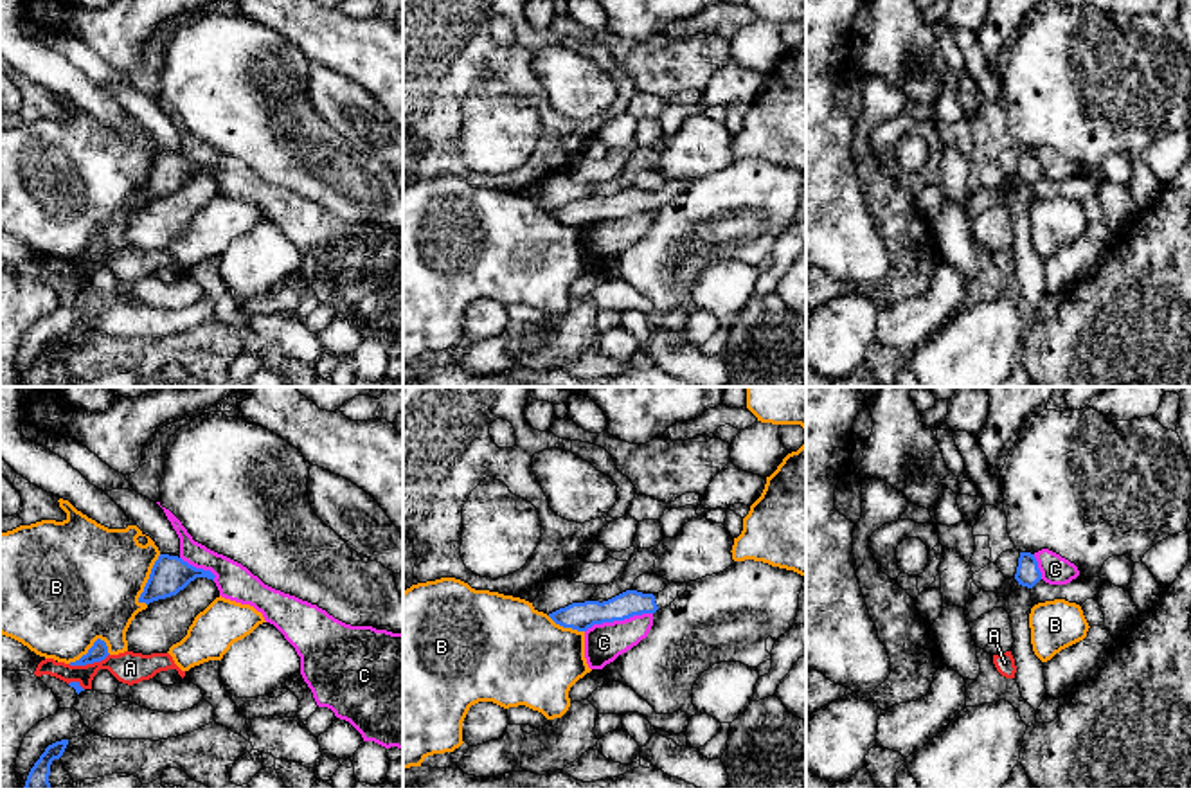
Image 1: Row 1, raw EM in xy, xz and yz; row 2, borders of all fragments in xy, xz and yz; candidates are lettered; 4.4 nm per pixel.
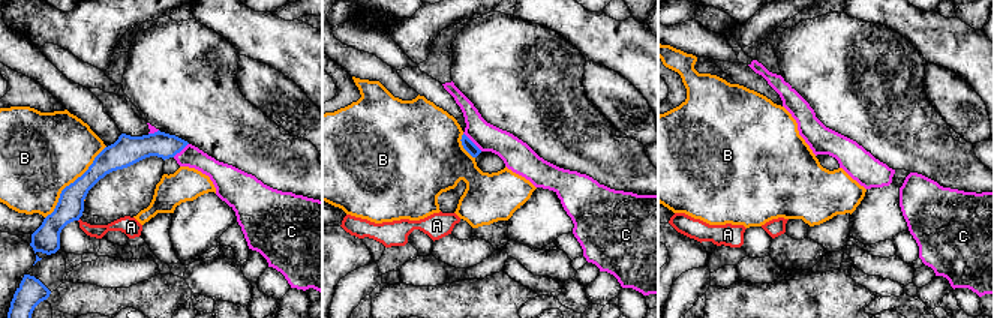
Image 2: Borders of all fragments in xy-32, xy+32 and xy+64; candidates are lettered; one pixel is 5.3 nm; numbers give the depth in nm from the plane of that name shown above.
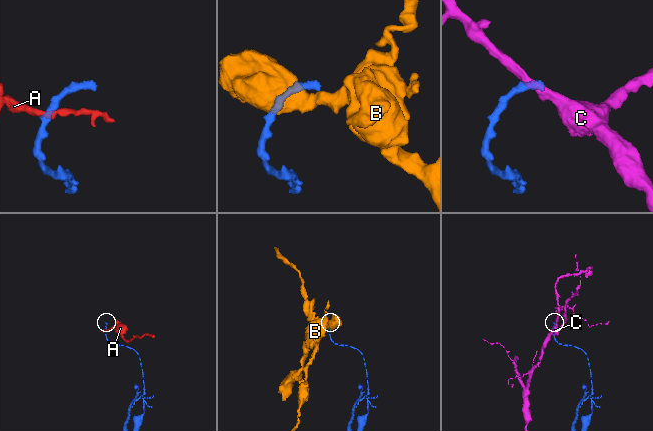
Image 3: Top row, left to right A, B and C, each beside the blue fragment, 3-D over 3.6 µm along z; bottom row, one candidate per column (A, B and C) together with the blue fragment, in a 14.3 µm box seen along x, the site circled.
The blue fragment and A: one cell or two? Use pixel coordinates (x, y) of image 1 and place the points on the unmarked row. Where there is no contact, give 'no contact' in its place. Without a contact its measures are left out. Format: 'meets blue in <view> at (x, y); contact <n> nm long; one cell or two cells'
meets blue in xy at (89, 259); contact 190 nm long; two cells

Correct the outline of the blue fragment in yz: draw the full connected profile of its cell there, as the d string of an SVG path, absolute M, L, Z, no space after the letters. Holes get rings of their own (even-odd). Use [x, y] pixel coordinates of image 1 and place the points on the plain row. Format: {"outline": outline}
{"outline": "M1020 149L1015 176L1018 178L1018 182L1027 185L1033 185L1042 176L1034 151Z"}

